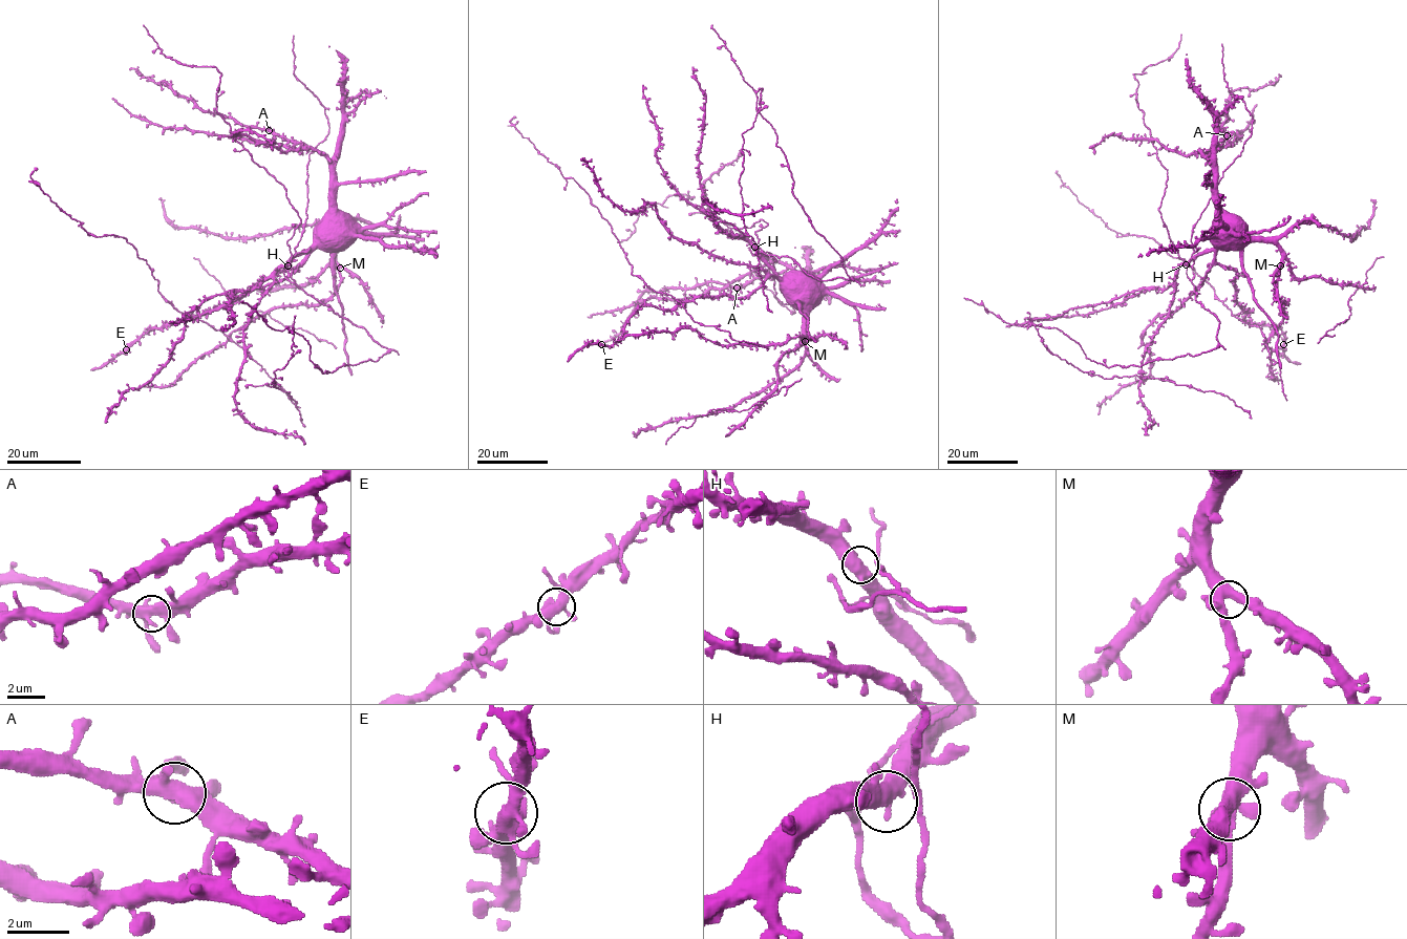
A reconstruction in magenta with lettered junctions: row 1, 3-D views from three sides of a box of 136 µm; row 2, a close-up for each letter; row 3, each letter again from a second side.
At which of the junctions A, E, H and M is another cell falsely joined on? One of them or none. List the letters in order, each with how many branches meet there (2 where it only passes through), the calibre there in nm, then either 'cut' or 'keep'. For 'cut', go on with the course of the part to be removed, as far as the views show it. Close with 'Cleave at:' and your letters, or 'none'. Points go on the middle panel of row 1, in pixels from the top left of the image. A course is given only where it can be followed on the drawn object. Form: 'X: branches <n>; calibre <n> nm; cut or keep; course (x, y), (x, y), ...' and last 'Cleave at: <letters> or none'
A: branches 5; calibre 480 nm; keep
E: branches 5; calibre 480 nm; keep
H: branches 5; calibre 440 nm; keep
M: branches 5; calibre 480 nm; keep
Cleave at: none

